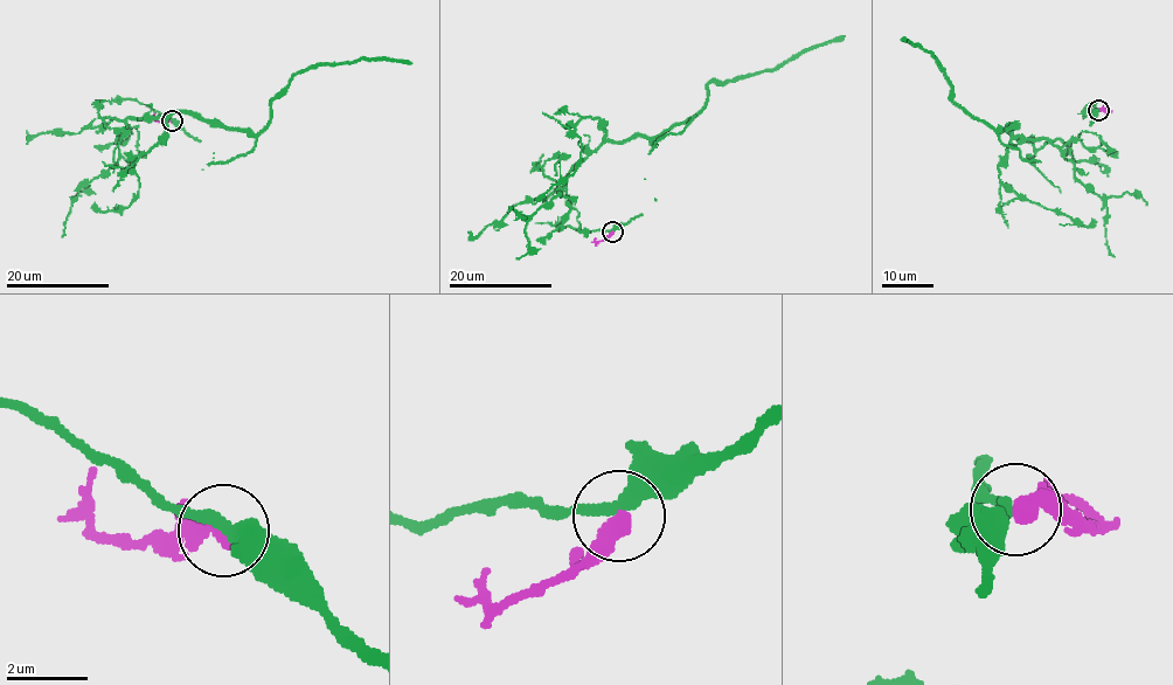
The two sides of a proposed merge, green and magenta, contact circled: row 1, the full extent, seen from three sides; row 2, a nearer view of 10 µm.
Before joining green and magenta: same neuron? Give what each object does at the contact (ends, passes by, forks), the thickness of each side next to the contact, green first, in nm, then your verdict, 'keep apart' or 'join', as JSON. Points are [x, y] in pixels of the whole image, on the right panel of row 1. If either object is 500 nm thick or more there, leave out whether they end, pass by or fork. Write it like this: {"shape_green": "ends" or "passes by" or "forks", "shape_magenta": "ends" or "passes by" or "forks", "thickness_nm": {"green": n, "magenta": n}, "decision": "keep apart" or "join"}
{"shape_green": "passes by", "shape_magenta": "ends", "thickness_nm": {"green": 360, "magenta": 460}, "decision": "keep apart"}

